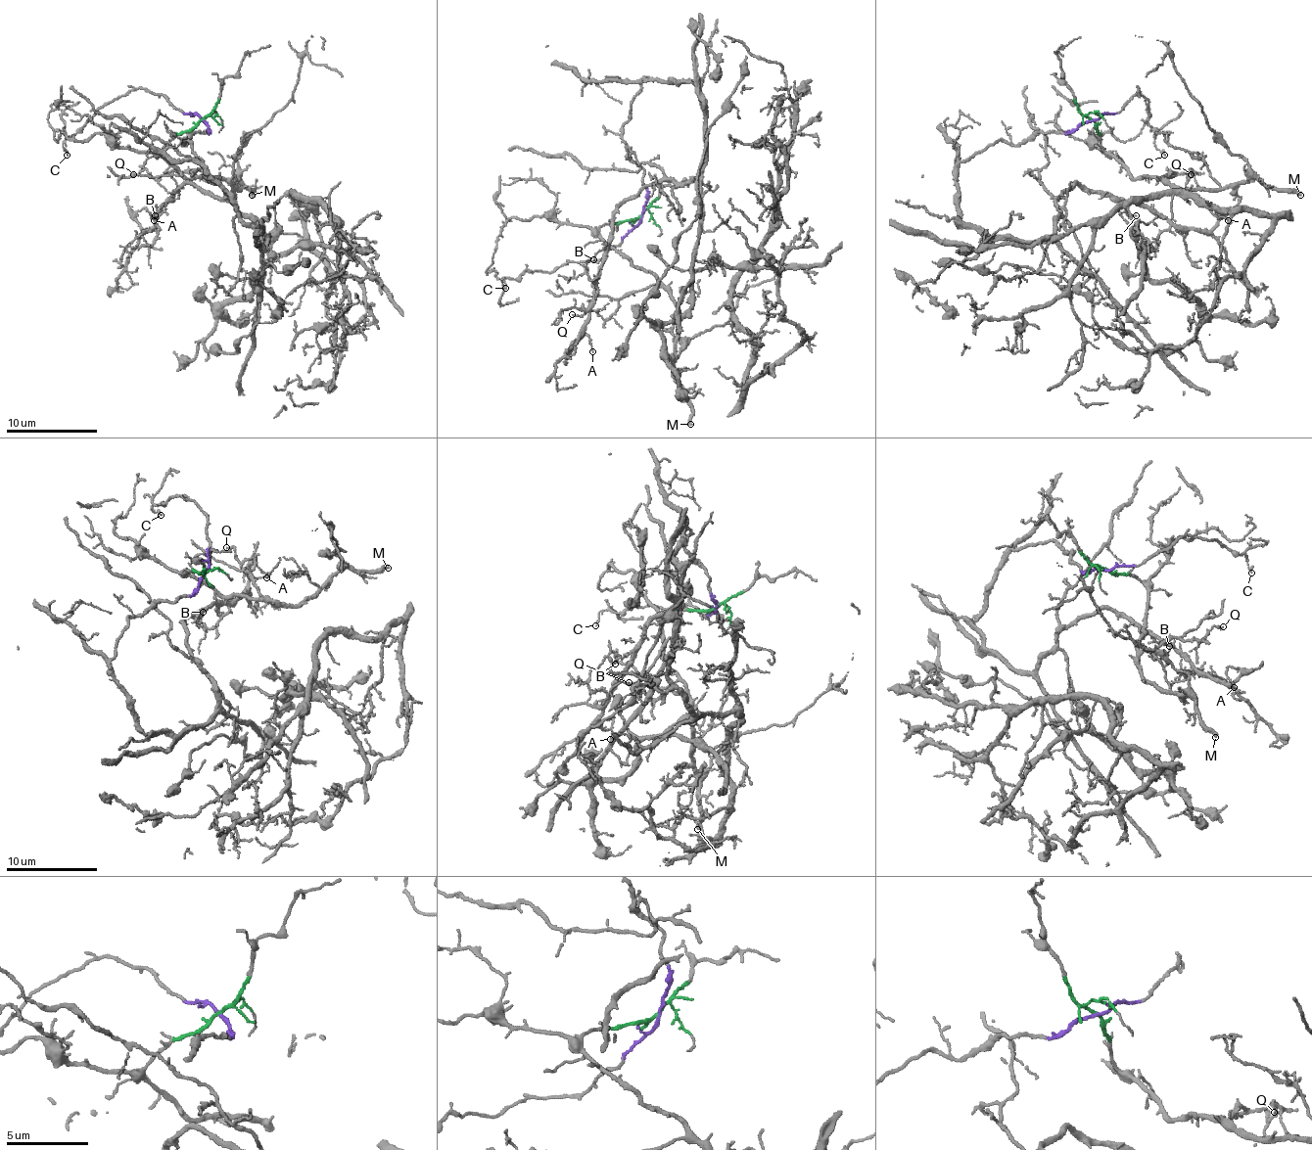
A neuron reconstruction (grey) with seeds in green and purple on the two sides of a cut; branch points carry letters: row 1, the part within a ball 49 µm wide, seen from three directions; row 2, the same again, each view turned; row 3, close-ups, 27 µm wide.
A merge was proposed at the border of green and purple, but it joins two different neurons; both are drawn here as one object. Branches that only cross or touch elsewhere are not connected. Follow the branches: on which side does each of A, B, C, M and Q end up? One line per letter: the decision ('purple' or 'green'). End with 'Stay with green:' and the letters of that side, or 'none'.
A: purple
B: purple
C: purple
M: green
Q: green
Stay with green: M, Q

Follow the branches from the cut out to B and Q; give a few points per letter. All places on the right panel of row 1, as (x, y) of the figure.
B: (1091, 120), (1015, 146), (1000, 141), (959, 163), (959, 225), (1043, 241), (1073, 184), (1109, 193), (1137, 216)
Q: (1091, 120), (1101, 146), (1135, 177), (1164, 180), (1171, 173), (1196, 173), (1187, 177), (1192, 170), (1192, 175)

